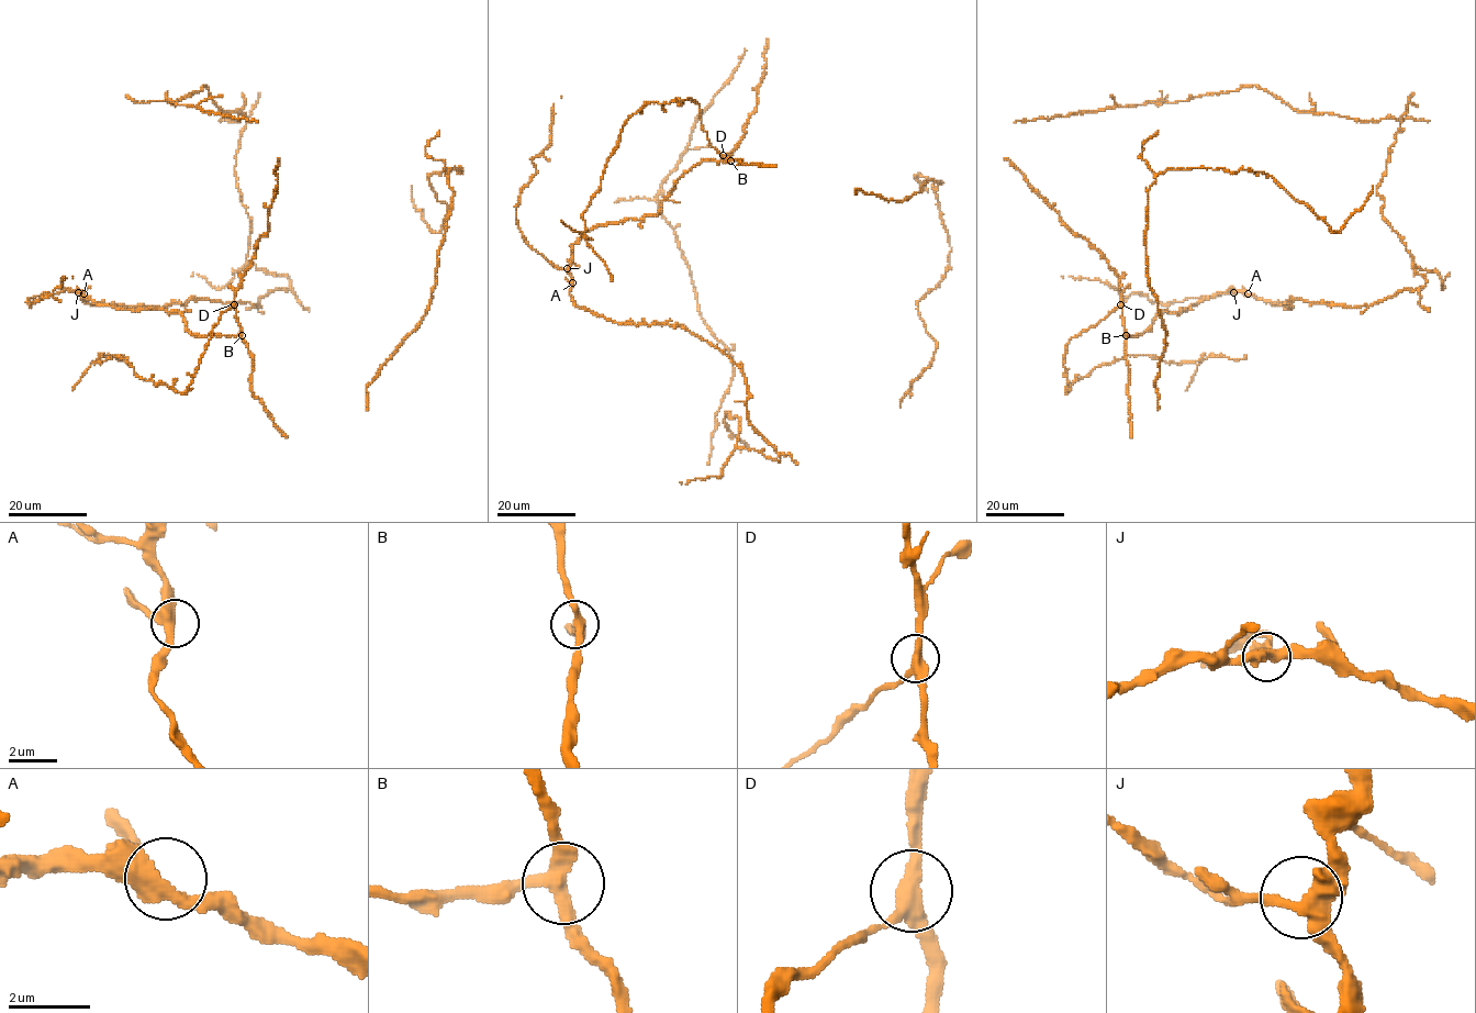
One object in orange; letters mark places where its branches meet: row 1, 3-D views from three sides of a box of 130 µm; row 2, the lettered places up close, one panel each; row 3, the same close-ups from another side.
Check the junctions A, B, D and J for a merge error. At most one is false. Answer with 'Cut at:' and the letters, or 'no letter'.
Cut at: D

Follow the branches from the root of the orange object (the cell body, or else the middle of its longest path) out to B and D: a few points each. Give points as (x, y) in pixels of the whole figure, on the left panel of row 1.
B: (82, 296), (81, 291), (98, 304), (177, 311), (192, 334), (242, 335)
D: (82, 296), (81, 291), (98, 304), (177, 311), (187, 327), (202, 335), (241, 333), (234, 304)

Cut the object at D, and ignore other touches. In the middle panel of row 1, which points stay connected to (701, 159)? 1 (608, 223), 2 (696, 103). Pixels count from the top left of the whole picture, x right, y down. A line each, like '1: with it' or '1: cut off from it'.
1: with it
2: cut off from it

